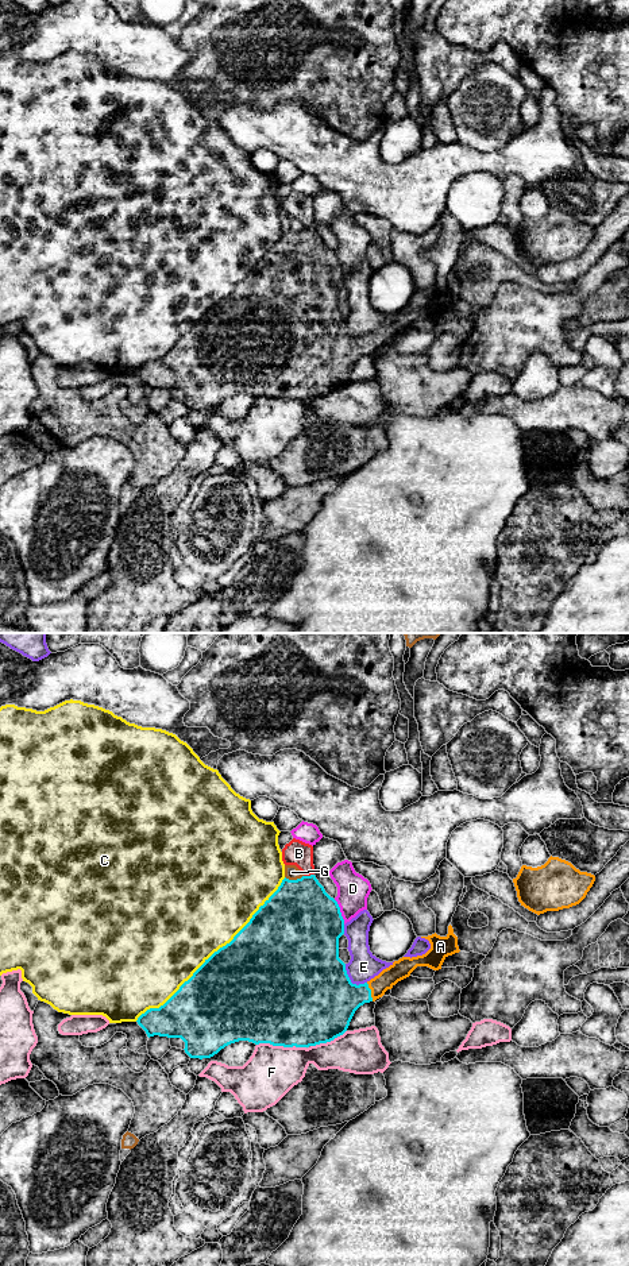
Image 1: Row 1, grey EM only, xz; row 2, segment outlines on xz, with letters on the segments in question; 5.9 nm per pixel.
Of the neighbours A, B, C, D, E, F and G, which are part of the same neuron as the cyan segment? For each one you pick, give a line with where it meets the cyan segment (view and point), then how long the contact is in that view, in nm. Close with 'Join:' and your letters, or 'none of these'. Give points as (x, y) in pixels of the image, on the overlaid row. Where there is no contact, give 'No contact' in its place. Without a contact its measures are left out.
A: Touches cyan at xz (370, 992). Shared border 120 nm
Join: A

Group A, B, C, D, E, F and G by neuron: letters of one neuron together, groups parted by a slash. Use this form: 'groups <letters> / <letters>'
groups A / B / C / D / E / F / G

